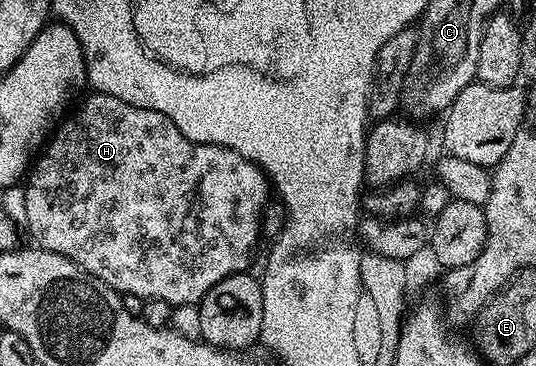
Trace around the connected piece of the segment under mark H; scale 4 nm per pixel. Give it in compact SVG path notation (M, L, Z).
M96 91L90 94L73 114L70 112L53 130L28 170L27 180L23 185L26 191L26 219L23 225L25 229L29 228L29 233L33 236L32 244L36 248L71 259L80 269L95 275L95 279L107 283L119 294L137 295L144 302L163 299L172 306L198 304L207 295L207 291L215 287L215 283L236 273L246 272L250 268L253 248L261 237L261 213L271 200L271 182L265 172L255 162L249 161L233 149L222 145L195 143L187 139L187 135L183 135L183 131L179 131L179 127L175 127L175 123L167 119L167 115L159 115L159 111L131 107L131 103L115 99L115 95Z

